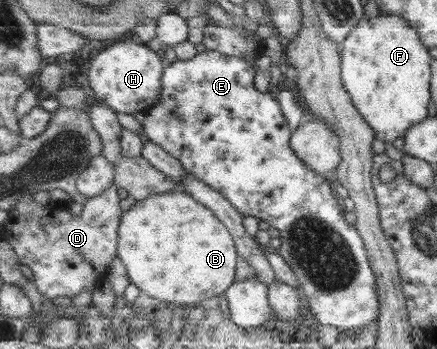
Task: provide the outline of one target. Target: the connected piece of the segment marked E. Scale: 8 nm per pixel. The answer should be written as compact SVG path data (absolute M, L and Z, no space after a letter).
M208 50L191 60L167 64L162 76L163 92L142 122L149 140L176 157L188 173L225 196L244 216L250 215L279 230L281 246L277 250L291 265L302 291L321 325L333 325L341 331L367 327L379 321L381 302L377 276L369 261L367 247L357 227L345 219L345 209L333 193L327 177L318 175L297 156L291 145L295 129L285 118L278 98L261 93L255 87L256 67L239 57Z

